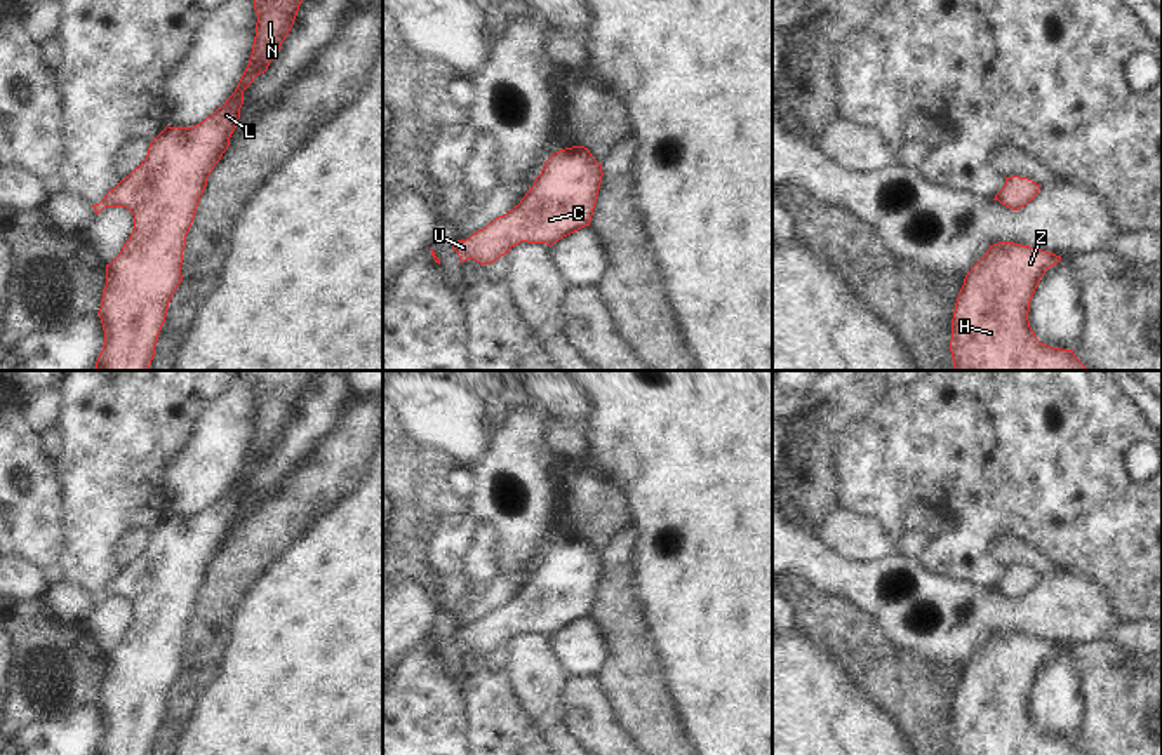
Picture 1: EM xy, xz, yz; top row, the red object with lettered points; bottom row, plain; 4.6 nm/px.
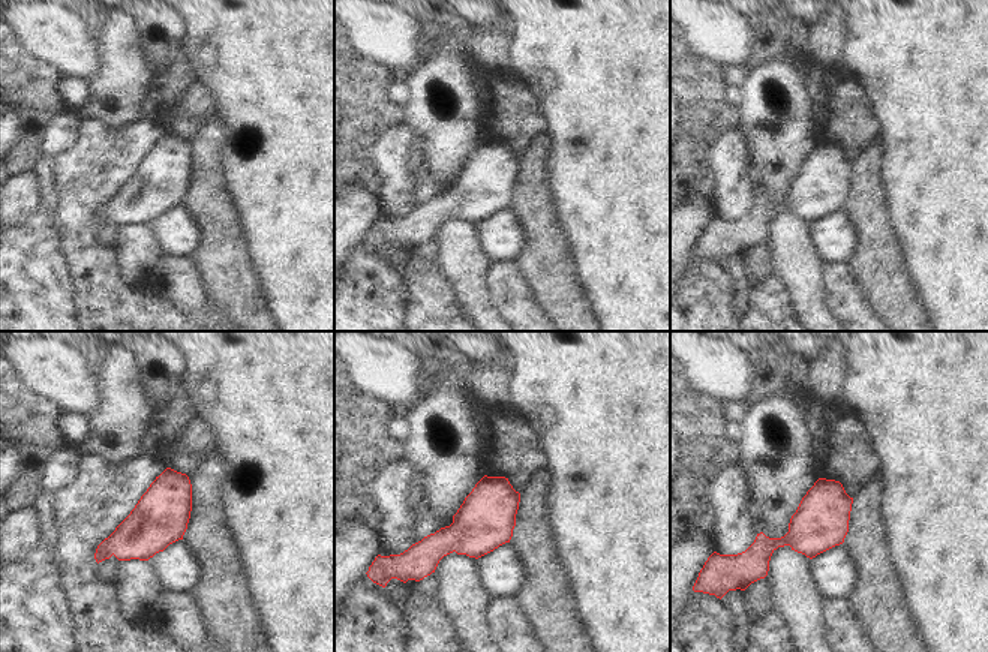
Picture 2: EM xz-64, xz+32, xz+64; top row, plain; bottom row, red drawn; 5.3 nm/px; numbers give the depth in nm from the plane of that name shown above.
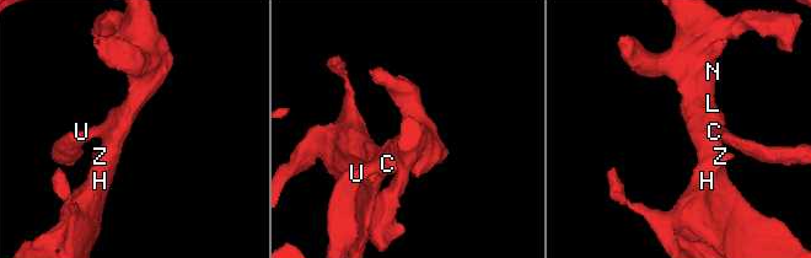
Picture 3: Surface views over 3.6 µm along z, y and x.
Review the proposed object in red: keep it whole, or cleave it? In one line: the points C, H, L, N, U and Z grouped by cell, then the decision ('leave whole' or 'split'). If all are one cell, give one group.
C H L N U Z | leave whole

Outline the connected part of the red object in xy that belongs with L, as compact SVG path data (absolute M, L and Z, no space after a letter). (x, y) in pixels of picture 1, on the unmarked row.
M237 371L238 379L254 386L257 404L256 426L249 454L226 492L193 517L165 517L148 538L146 548L106 586L92 595L96 604L104 597L125 597L134 605L134 619L120 644L106 654L106 675L97 701L104 734L96 755L151 755L155 734L167 706L174 680L183 671L181 654L186 625L193 612L207 567L230 536L237 518L244 480L264 463L280 440L297 405L301 391L317 371Z

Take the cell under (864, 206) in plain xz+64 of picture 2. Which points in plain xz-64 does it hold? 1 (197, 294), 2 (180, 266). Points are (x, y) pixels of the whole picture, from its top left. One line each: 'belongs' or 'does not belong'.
1: does not belong
2: does not belong

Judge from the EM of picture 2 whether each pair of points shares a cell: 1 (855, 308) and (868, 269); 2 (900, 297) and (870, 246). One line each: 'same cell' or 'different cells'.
1: different cells
2: same cell

